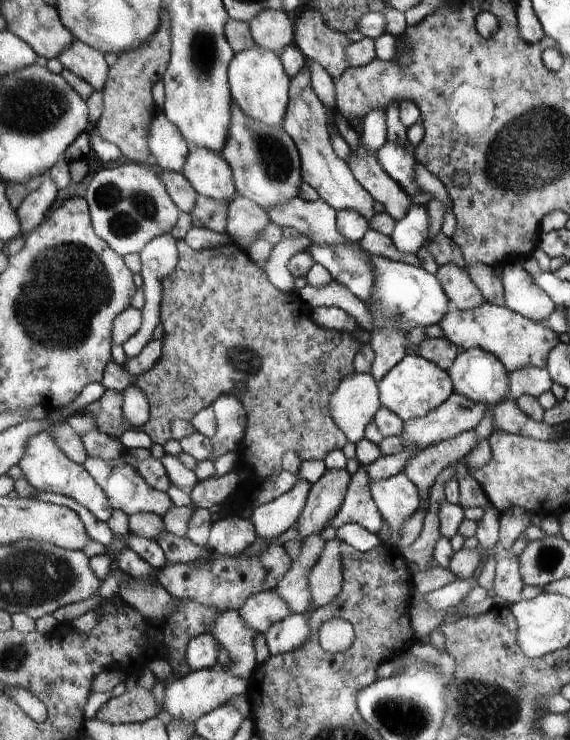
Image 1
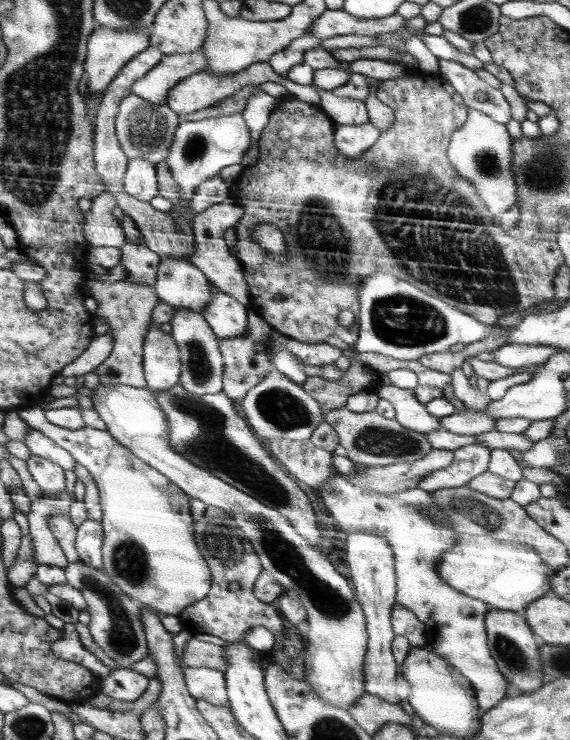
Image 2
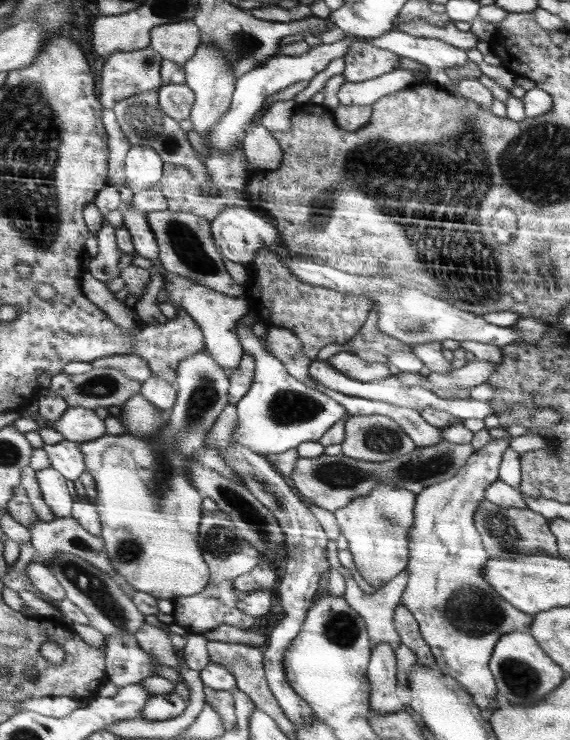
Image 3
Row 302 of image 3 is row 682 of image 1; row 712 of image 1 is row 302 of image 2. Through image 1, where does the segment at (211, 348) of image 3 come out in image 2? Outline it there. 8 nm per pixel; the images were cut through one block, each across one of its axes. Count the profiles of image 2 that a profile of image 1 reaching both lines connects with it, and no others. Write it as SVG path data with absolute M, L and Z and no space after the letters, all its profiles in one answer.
M164 259L159 268L157 291L162 301L194 312L203 311L211 299L209 278L184 259Z

